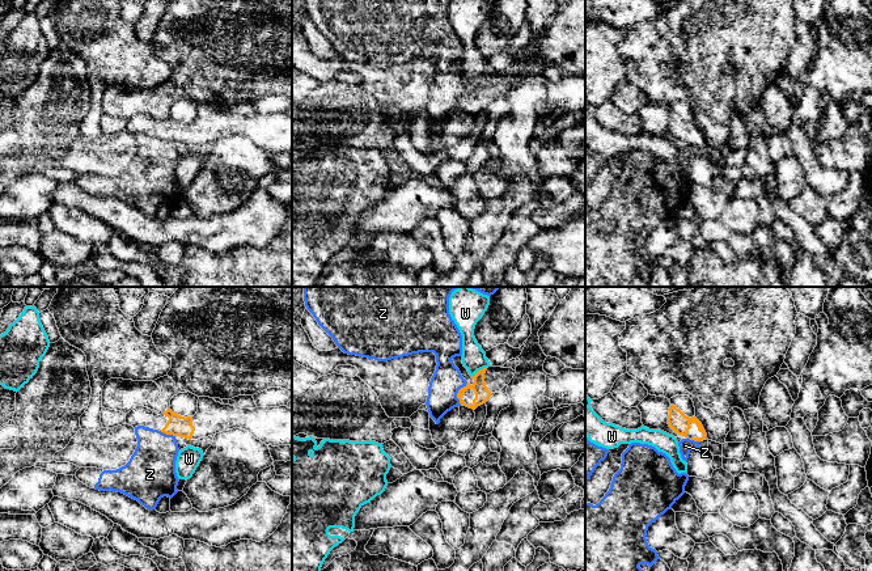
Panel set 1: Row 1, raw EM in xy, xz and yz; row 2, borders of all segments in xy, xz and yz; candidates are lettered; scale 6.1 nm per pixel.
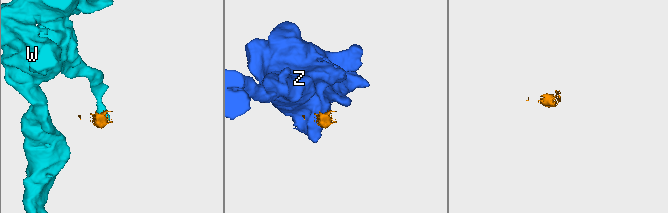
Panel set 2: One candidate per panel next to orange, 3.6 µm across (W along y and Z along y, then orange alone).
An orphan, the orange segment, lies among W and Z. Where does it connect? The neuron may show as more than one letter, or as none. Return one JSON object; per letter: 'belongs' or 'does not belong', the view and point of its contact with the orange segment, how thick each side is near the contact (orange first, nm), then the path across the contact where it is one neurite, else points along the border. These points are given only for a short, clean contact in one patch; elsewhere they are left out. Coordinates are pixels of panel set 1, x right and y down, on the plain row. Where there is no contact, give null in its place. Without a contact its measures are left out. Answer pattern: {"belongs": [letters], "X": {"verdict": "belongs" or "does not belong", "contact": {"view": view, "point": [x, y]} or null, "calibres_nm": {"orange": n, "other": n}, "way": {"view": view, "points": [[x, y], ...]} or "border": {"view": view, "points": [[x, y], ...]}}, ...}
{"belongs": [], "W": {"verdict": "does not belong", "contact": {"view": "xz", "point": [478, 77]}, "calibres_nm": {"orange": 90, "other": 150}, "border": {"view": "xz", "points": [[486, 73], [472, 83]]}}, "Z": {"verdict": "does not belong", "contact": {"view": "xz", "point": [457, 100]}, "calibres_nm": {"orange": 90, "other": 190}, "border": {"view": "xz", "points": [[468, 89], [457, 100], [460, 111]]}}}

